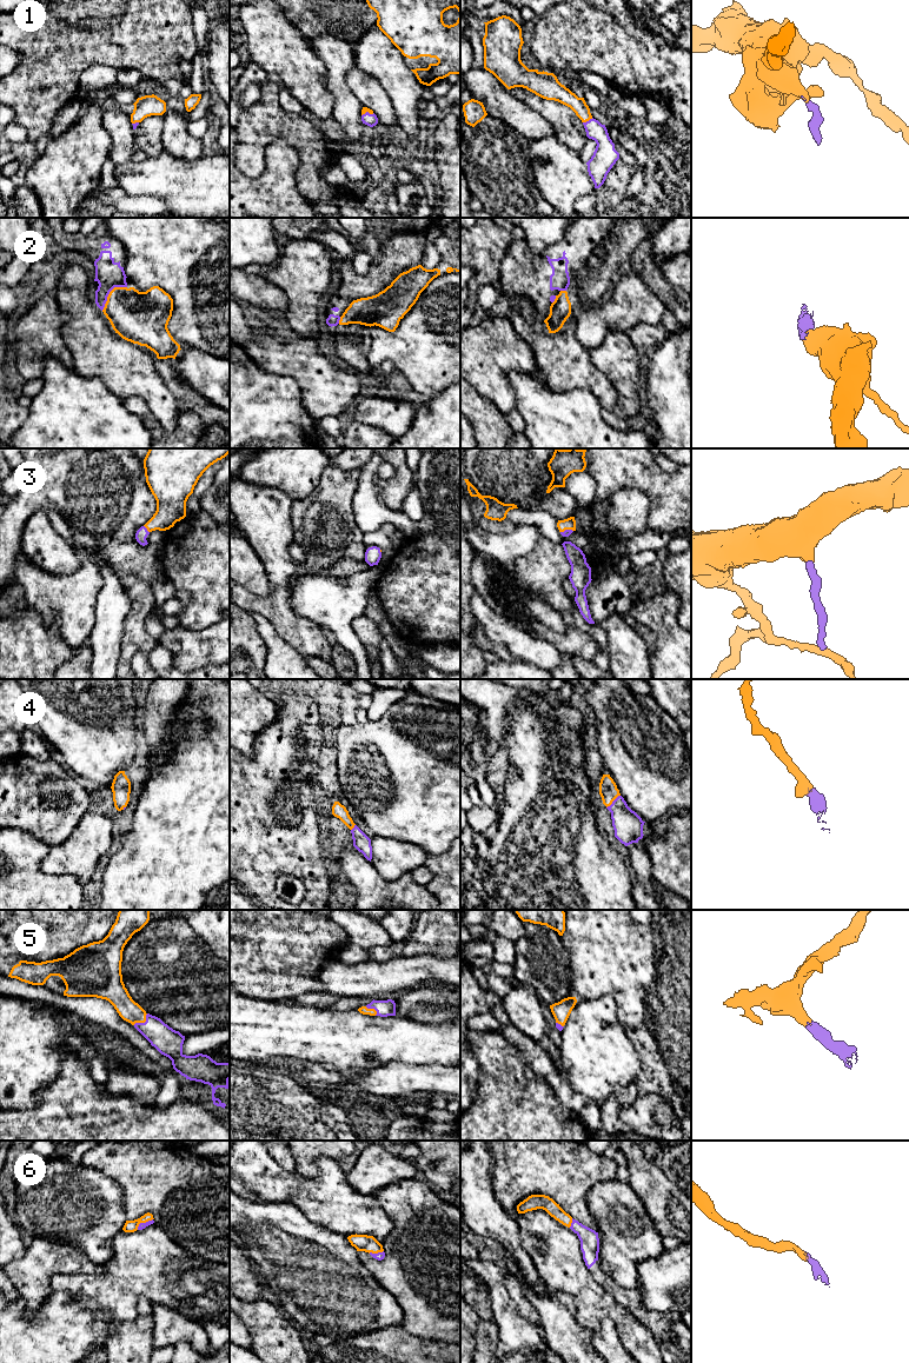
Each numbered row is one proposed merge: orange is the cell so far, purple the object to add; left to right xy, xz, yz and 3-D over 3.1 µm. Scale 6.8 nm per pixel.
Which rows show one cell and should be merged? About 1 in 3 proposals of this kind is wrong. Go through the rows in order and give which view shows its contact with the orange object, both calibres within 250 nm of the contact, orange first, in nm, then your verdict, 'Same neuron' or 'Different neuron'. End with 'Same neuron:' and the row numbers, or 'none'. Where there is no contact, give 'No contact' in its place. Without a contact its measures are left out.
1: Touches orange in yz. Thickness 120 nm (orange) against 140 nm. Same neuron
2: Touches orange in xy. Thickness 360 nm (orange) against 190 nm. Different neuron
3: Touches orange in xy. Thickness 200 nm (orange) against 80 nm. Same neuron
4: Touches orange in yz. Thickness 130 nm (orange) against 200 nm. Same neuron
5: Touches orange in xy. Thickness 150 nm (orange) against 190 nm. Same neuron
6: Touches orange in xz. Thickness 110 nm (orange) against 60 nm. Same neuron
Same neuron: 1, 3, 4, 5, 6

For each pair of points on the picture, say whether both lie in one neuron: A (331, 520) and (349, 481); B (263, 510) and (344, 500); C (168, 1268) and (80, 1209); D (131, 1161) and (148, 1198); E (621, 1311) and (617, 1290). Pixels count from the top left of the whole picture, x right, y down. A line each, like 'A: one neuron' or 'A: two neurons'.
A: one neuron
B: two neurons
C: two neurons
D: one neuron
E: two neurons

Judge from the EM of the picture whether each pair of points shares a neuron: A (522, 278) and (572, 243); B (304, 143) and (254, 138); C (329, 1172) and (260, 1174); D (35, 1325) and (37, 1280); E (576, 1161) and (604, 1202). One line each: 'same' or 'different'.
A: same
B: same
C: same
D: different
E: different

